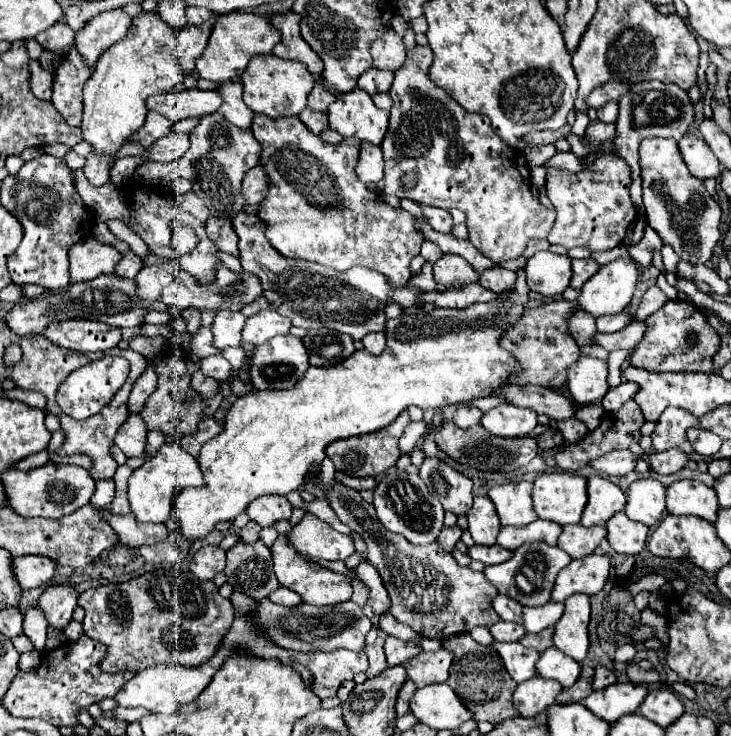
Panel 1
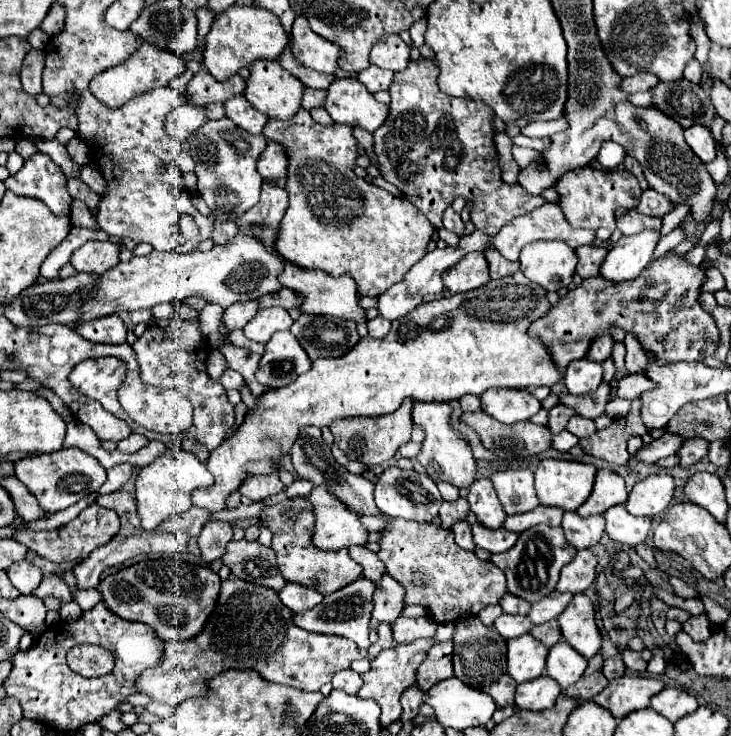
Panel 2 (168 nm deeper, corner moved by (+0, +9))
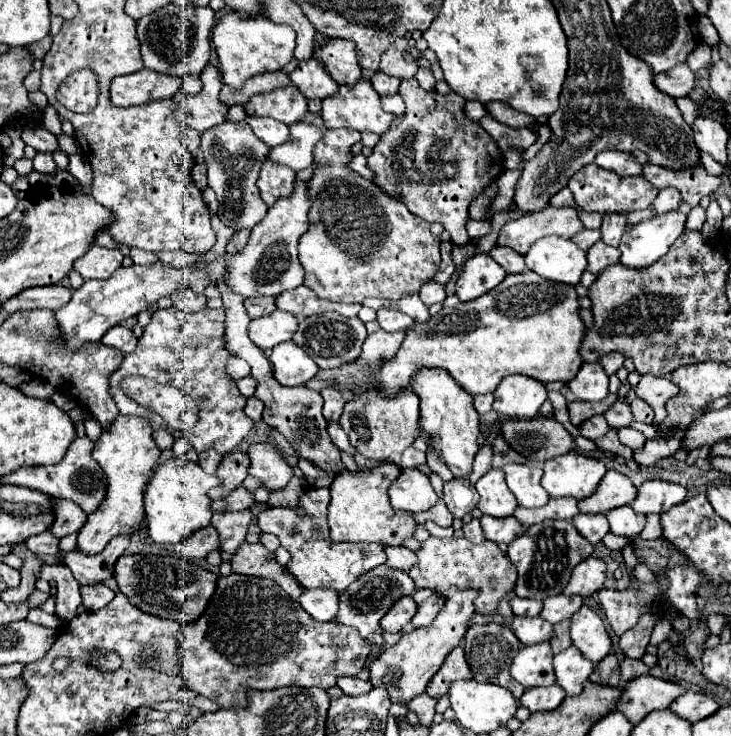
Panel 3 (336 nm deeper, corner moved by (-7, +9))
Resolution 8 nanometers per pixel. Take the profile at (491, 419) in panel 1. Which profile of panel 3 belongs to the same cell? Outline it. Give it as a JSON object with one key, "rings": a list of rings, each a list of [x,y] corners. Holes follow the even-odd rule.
{"rings":[[[511,375],[503,377],[493,395],[493,409],[501,417],[531,419],[539,413],[541,403],[547,399],[547,389],[545,383],[539,383],[527,375]]]}

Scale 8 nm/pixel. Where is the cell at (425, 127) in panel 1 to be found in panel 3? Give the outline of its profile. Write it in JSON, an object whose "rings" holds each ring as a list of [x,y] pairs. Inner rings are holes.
{"rings":[[[405,79],[401,81],[399,95],[405,99],[407,111],[401,119],[395,119],[385,135],[381,135],[381,141],[373,149],[371,157],[367,157],[367,167],[375,173],[375,185],[379,185],[387,195],[395,197],[397,201],[403,201],[407,209],[425,219],[425,221],[437,221],[449,231],[451,241],[455,245],[467,245],[467,231],[465,225],[469,221],[469,205],[471,201],[487,187],[491,181],[497,179],[497,175],[503,173],[503,153],[491,139],[491,135],[479,125],[471,123],[465,117],[463,103],[465,99],[459,95],[439,95],[437,91],[423,91],[417,83],[417,79]]]}

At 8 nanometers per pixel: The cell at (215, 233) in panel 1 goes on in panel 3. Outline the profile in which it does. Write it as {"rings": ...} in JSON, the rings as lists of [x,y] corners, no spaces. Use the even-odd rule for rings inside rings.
{"rings":[[[247,229],[237,231],[237,233],[231,237],[229,245],[227,245],[227,253],[237,253],[239,249],[243,249],[243,245],[247,245],[247,241],[249,241],[249,231],[247,231]]]}

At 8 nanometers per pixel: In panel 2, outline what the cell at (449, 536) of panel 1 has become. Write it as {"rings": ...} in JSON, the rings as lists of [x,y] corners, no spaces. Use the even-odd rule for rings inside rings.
{"rings":[[[458,499],[458,501],[454,501],[454,503],[442,503],[442,507],[440,507],[440,521],[442,521],[442,527],[444,529],[452,529],[452,525],[456,523],[456,521],[464,521],[466,519],[466,515],[468,515],[468,511],[470,511],[470,505],[468,505],[468,501],[466,499]]]}

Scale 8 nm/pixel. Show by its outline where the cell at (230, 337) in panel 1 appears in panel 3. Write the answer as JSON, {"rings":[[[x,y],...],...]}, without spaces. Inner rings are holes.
{"rings":[[[251,297],[251,299],[245,299],[245,309],[247,309],[251,319],[269,315],[269,313],[273,313],[277,309],[275,307],[275,297]]]}

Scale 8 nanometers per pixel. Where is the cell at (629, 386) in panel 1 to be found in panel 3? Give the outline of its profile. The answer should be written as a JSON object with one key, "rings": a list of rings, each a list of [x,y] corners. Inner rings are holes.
{"rings":[[[641,375],[641,381],[635,389],[637,397],[647,401],[655,411],[655,423],[665,419],[665,403],[675,393],[679,393],[677,385],[669,377],[655,377],[655,375]]]}

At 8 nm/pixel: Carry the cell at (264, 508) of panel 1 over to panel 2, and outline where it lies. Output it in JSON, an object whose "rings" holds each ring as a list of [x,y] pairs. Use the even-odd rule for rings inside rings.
{"rings":[[[272,473],[272,475],[252,475],[252,477],[246,477],[246,481],[242,483],[242,487],[238,491],[242,495],[250,497],[252,501],[264,501],[266,497],[284,491],[284,485],[278,479],[278,473]]]}

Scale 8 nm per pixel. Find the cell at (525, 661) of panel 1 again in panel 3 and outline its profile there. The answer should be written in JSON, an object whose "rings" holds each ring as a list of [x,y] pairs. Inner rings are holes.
{"rings":[[[539,643],[531,647],[521,647],[511,665],[511,677],[519,681],[525,689],[539,685],[553,685],[553,651],[549,643]]]}

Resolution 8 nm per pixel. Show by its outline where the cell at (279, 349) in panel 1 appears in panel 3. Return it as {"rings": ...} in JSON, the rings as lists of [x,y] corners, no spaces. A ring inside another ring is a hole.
{"rings":[[[285,341],[273,347],[269,361],[273,367],[273,377],[281,385],[289,387],[305,385],[319,371],[315,361],[311,361],[311,357],[307,357],[307,353],[293,341]]]}

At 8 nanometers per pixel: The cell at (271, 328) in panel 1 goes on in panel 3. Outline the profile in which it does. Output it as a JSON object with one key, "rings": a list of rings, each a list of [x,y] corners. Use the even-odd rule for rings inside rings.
{"rings":[[[273,311],[267,317],[257,317],[249,323],[249,339],[263,351],[289,341],[297,329],[297,319],[287,311]]]}

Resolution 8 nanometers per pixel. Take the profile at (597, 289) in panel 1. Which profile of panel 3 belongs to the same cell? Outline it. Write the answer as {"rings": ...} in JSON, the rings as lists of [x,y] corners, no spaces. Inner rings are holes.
{"rings":[[[671,211],[635,223],[621,237],[621,263],[635,269],[653,265],[685,231],[685,221],[687,215]]]}

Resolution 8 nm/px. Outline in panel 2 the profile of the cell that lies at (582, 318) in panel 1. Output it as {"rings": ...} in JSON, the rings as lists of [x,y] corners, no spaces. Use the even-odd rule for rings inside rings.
{"rings":[[[604,333],[604,335],[596,337],[596,341],[592,341],[586,357],[594,359],[594,361],[604,361],[612,353],[612,345],[614,345],[614,341],[612,341],[610,333]]]}

